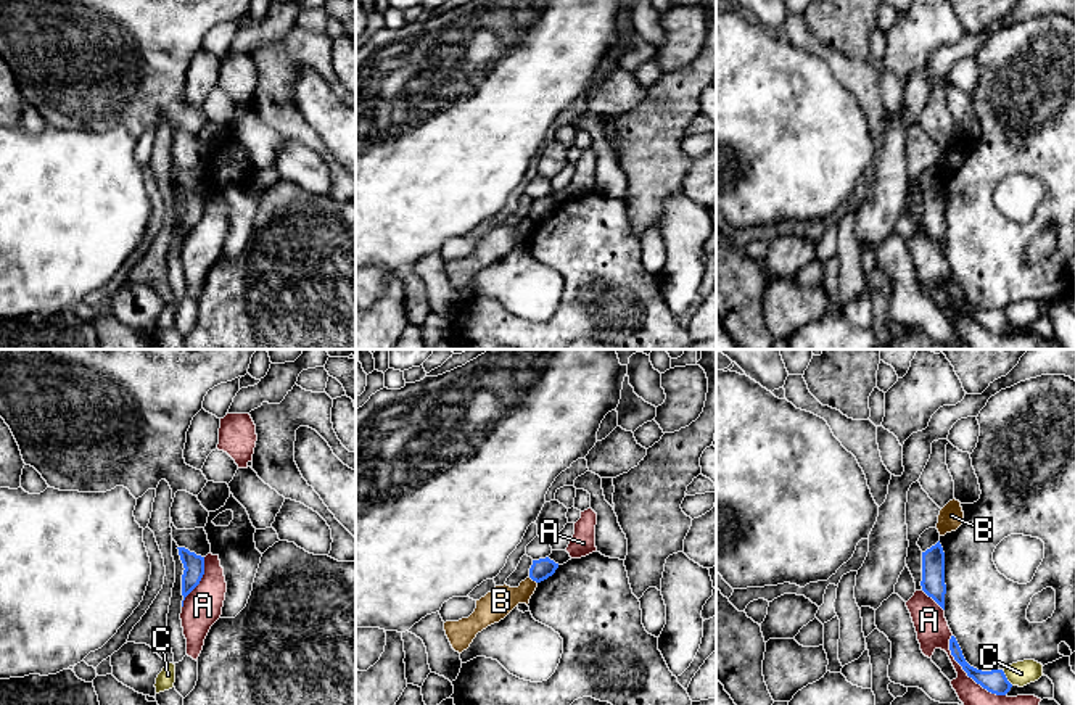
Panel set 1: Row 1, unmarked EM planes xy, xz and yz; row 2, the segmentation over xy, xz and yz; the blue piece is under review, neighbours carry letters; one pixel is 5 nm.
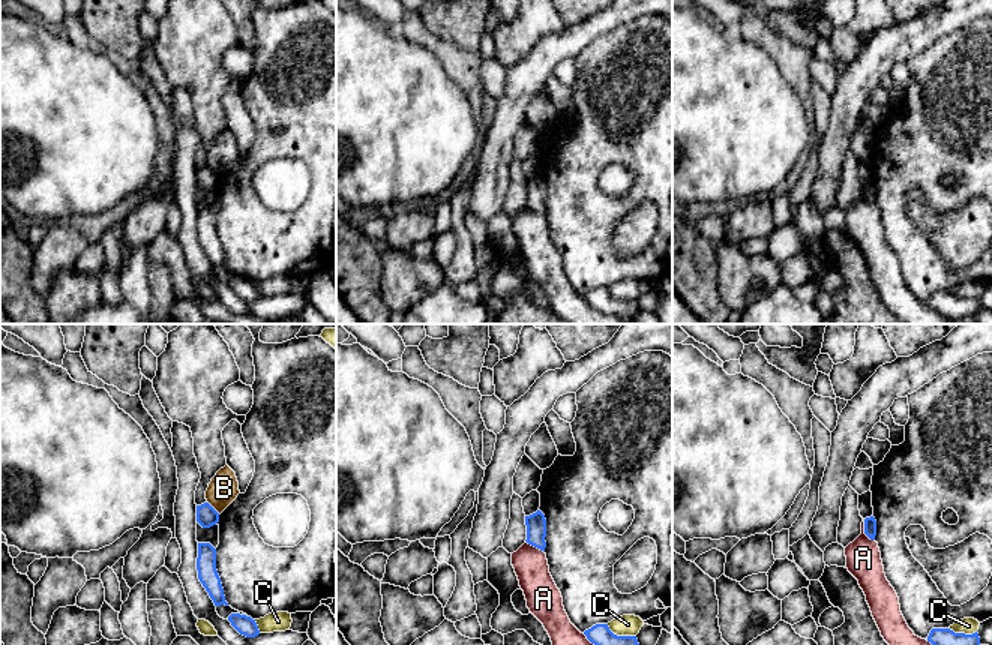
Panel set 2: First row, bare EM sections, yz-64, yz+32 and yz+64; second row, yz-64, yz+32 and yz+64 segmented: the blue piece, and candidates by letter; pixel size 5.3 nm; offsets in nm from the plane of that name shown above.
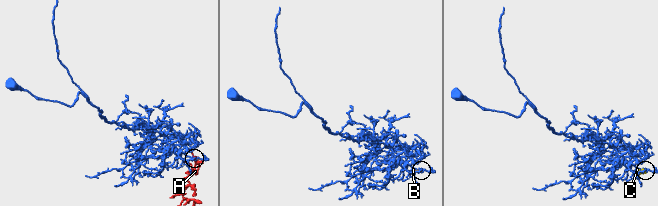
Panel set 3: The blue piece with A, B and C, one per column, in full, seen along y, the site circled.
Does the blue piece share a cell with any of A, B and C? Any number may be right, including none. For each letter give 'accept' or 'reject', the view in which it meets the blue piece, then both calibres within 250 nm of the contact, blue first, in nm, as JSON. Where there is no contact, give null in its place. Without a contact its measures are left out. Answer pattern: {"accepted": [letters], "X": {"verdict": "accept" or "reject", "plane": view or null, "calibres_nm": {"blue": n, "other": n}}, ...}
{"accepted": [], "A": {"verdict": "reject", "plane": "yz", "calibres_nm": {"blue": 120, "other": 170}}, "B": {"verdict": "reject", "plane": "xz", "calibres_nm": {"blue": 100, "other": 150}}, "C": {"verdict": "reject", "plane": "yz", "calibres_nm": {"blue": 120, "other": 120}}}

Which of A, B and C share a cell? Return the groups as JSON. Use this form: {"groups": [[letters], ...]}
{"groups": [["A"], ["B"], ["C"]]}

